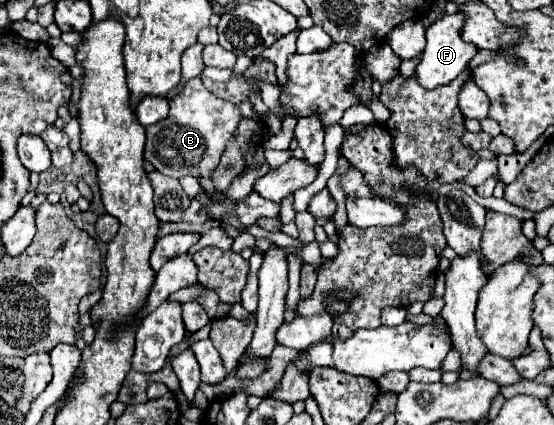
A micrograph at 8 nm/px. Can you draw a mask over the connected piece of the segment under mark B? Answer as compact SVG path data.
M202 78L186 80L184 88L170 100L168 118L152 128L146 128L146 148L144 158L164 176L180 178L180 176L206 176L210 178L214 168L218 166L220 154L228 142L228 138L236 132L240 122L240 110L216 98L202 84Z

